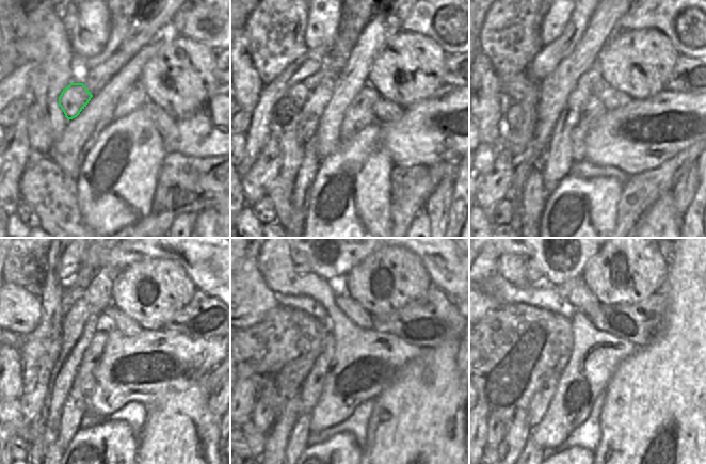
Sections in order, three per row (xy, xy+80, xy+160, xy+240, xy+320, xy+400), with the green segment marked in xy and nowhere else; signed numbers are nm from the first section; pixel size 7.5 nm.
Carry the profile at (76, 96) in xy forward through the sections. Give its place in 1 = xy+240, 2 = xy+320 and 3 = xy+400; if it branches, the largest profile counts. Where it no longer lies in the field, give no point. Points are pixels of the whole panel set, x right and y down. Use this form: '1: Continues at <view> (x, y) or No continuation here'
1: Continues at xy+240 (16, 310)
2: Continues at xy+320 (252, 299)
3: Continues at xy+400 (491, 302)

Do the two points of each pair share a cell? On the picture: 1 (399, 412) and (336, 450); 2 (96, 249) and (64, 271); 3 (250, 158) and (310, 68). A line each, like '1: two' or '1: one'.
1: two
2: two
3: one

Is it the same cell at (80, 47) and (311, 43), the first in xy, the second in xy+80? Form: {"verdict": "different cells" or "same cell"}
{"verdict": "same cell"}

